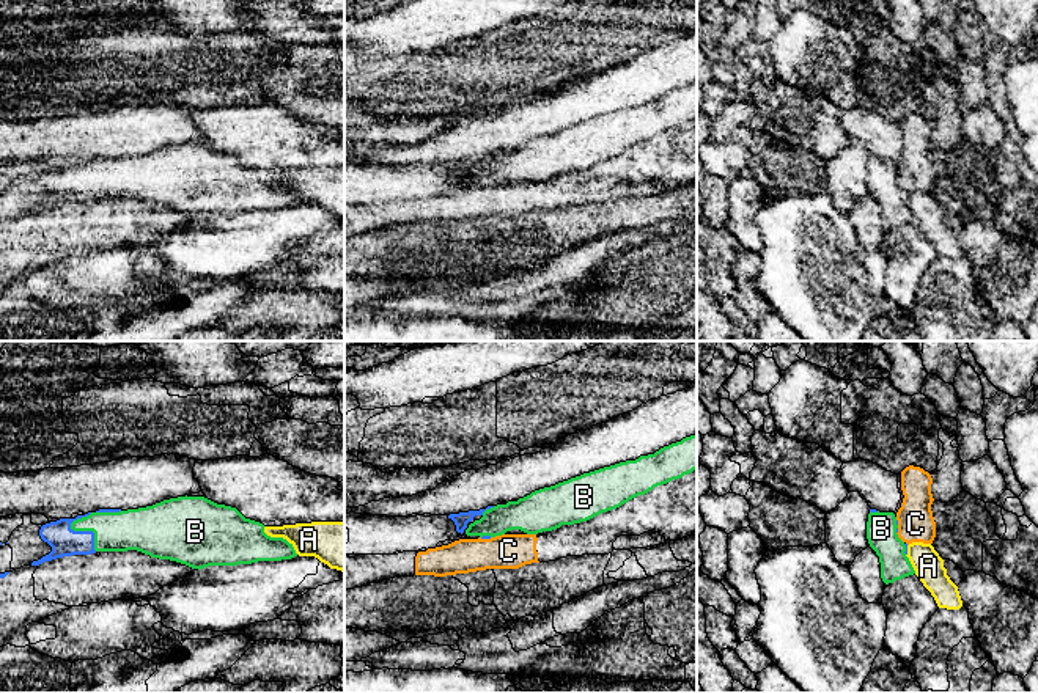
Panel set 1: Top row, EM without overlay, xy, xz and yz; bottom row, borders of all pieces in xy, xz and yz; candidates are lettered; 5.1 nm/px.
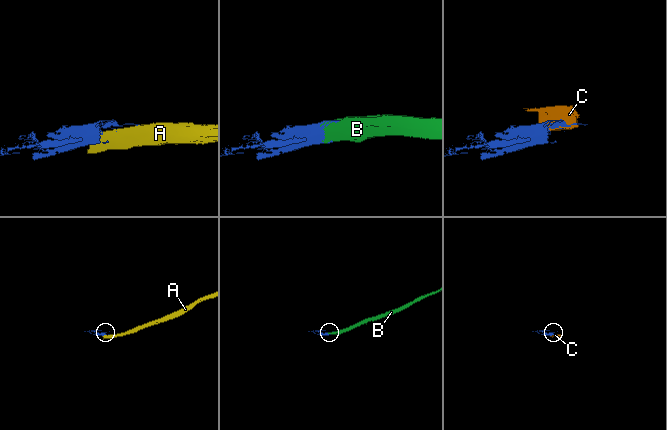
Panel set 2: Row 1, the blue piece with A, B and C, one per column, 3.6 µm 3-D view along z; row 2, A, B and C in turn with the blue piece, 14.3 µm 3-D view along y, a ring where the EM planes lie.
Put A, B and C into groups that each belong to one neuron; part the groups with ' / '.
A / B / C

